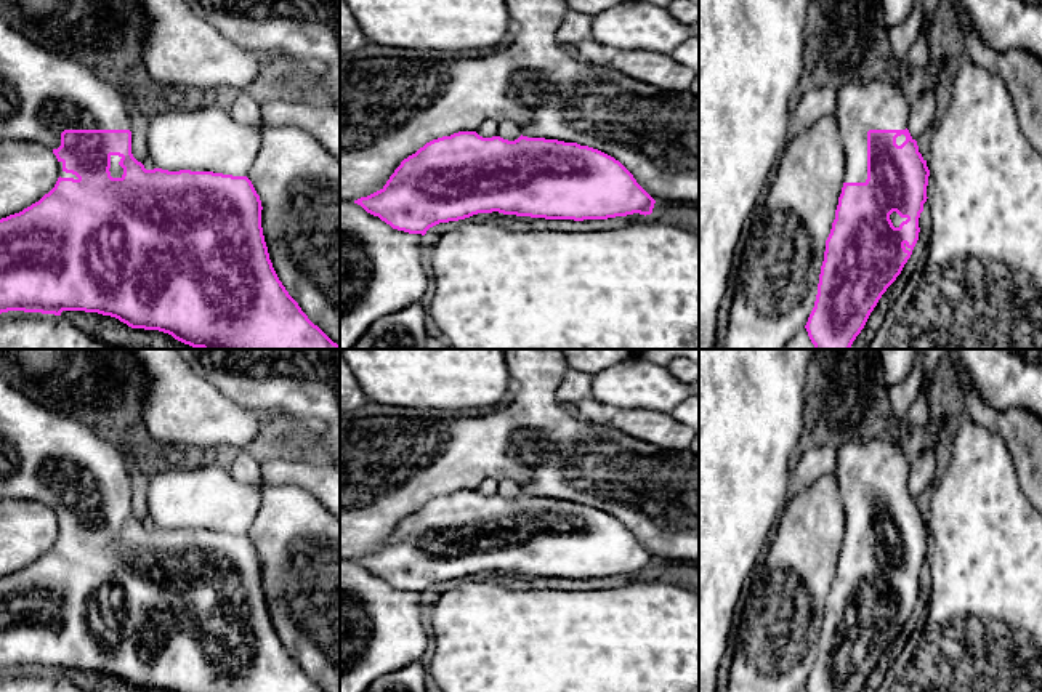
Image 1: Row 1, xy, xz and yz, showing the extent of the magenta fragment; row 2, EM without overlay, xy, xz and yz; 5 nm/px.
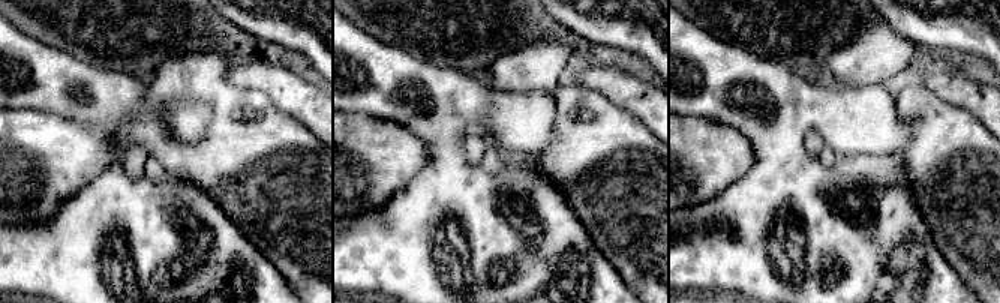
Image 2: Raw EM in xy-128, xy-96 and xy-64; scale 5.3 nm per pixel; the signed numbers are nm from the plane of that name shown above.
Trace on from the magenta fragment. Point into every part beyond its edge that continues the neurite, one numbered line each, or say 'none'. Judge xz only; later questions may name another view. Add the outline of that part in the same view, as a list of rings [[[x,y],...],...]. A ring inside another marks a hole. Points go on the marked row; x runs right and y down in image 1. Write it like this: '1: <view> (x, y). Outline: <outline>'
none

